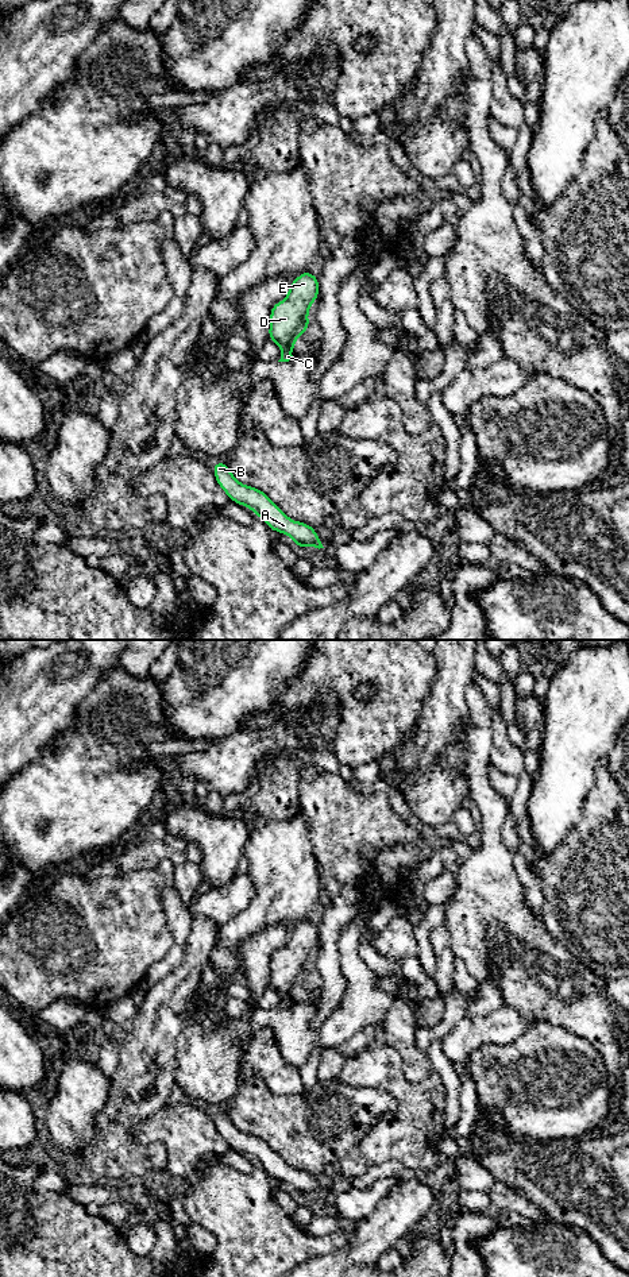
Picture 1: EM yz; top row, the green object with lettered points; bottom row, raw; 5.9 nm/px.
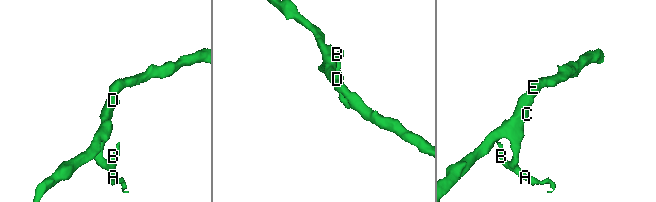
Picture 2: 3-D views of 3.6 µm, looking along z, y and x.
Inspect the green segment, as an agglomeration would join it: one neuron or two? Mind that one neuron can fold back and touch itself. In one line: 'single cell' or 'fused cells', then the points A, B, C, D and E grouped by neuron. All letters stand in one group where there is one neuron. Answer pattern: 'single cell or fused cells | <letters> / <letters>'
single cell | A B C D E

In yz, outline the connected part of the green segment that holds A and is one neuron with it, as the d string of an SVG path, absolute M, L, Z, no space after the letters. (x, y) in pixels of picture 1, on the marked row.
M217 462L212 468L216 482L232 502L251 509L271 531L290 536L300 548L324 548L313 526L290 520L265 491L240 483L225 462Z

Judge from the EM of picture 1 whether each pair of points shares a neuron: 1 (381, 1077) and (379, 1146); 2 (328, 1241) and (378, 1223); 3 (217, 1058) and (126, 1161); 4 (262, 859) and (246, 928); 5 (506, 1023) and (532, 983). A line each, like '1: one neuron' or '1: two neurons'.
1: one neuron
2: two neurons
3: two neurons
4: one neuron
5: two neurons

